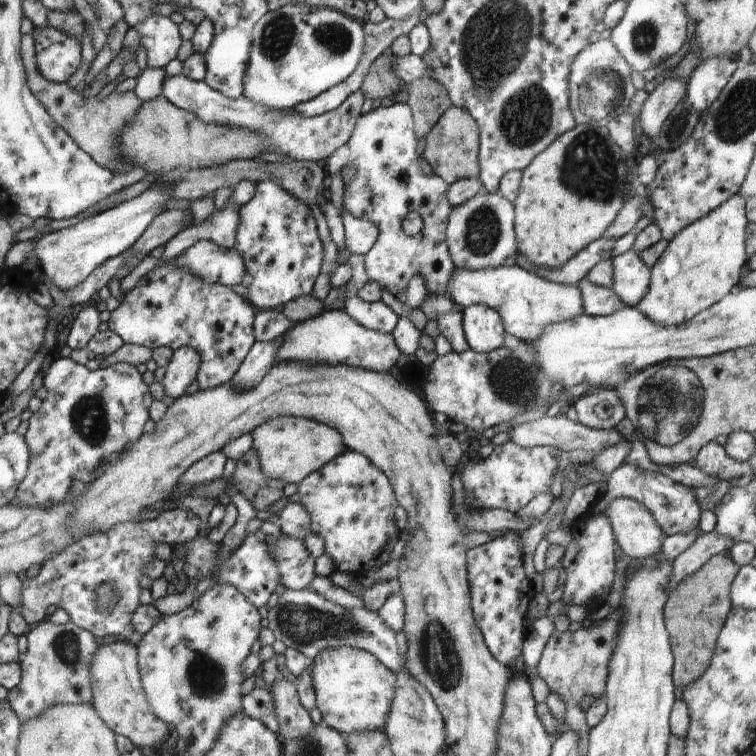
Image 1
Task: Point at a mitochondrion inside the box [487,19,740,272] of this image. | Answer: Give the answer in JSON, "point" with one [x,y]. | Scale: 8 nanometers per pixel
{"point":[589,170]}

